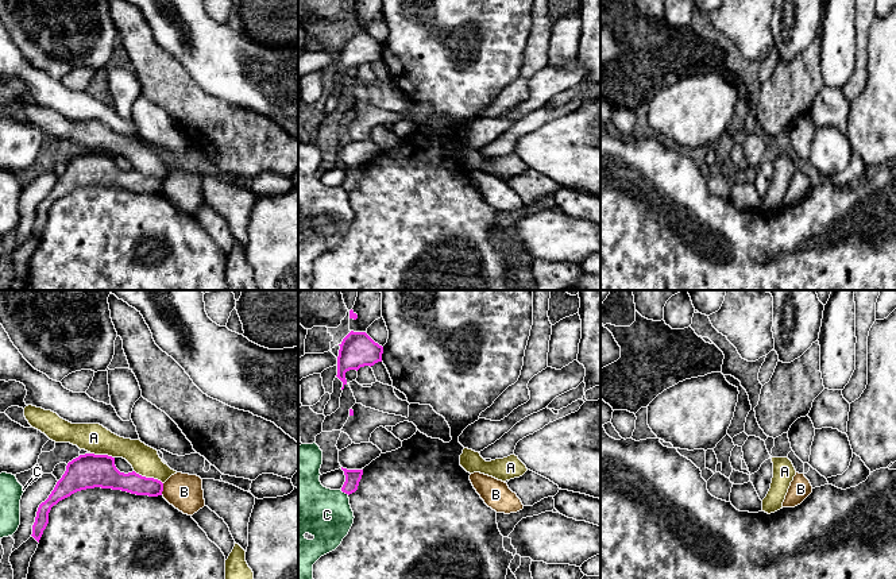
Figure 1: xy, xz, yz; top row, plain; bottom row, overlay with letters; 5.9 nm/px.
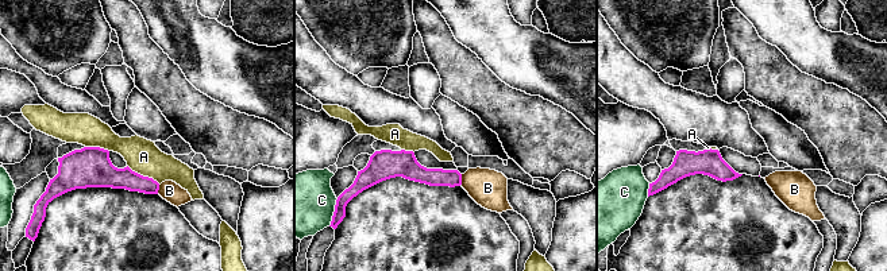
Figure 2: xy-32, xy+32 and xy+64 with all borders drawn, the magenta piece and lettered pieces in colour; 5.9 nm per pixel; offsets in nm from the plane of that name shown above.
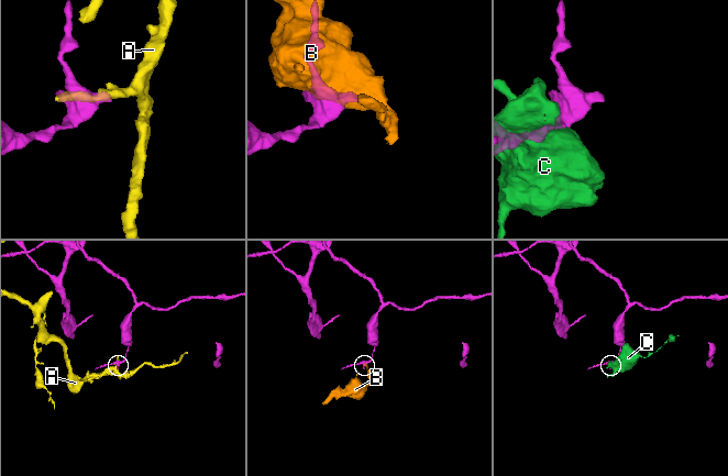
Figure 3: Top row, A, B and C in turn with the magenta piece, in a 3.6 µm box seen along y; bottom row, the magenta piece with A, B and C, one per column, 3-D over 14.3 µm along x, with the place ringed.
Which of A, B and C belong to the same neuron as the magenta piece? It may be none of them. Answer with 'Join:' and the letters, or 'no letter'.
Join: no letter

